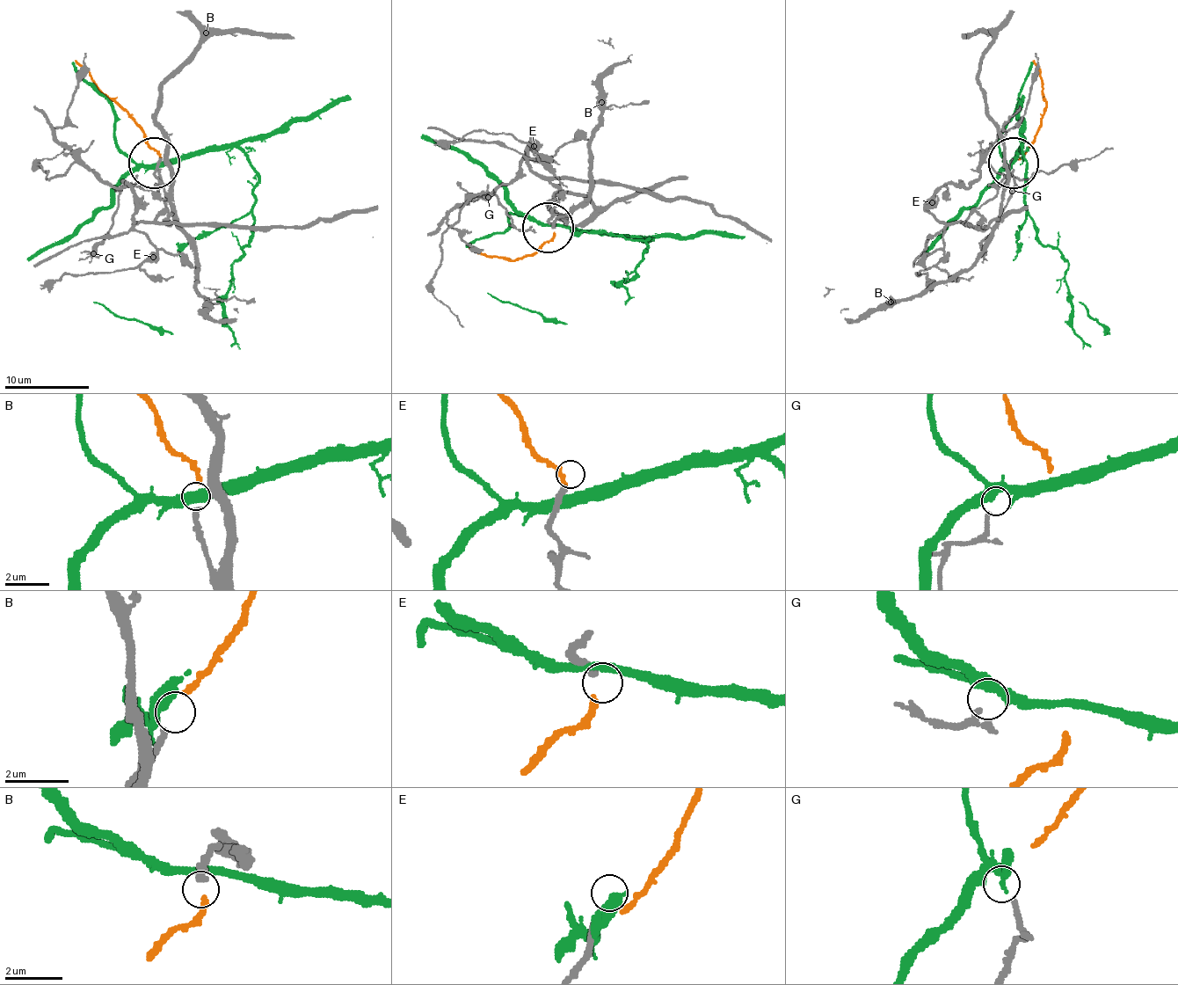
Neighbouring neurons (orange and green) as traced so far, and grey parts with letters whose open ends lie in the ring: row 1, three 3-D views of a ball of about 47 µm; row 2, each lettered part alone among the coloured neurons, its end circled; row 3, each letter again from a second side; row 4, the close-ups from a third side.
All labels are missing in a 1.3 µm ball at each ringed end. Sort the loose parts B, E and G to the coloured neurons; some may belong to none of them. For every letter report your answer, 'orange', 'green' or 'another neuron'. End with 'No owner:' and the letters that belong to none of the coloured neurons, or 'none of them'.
B: orange
E: another neuron
G: green
No owner: E

